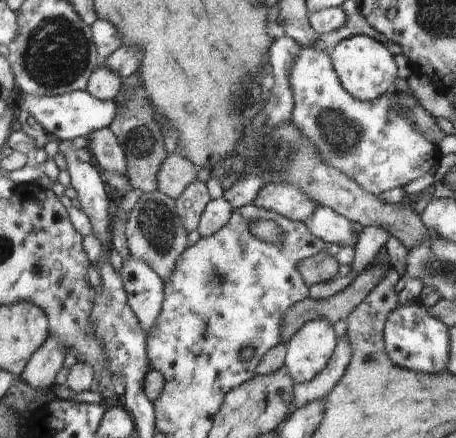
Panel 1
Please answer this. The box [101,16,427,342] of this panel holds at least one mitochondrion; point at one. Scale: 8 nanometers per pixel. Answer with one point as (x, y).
(272, 154)

